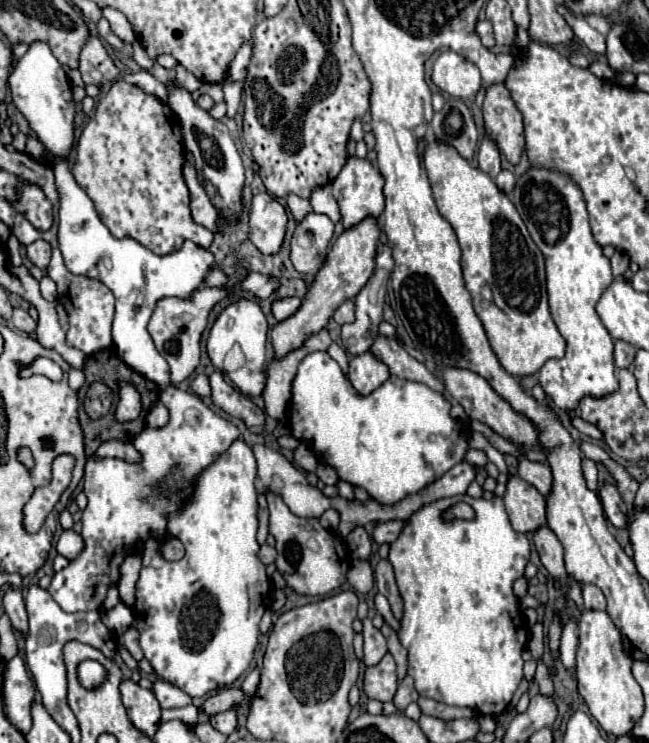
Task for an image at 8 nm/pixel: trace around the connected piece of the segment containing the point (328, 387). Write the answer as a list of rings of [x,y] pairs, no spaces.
[[[311,352],[301,360],[295,374],[287,420],[291,434],[297,440],[309,442],[317,460],[321,464],[333,466],[341,480],[365,488],[369,496],[379,504],[395,504],[407,494],[419,492],[463,460],[469,446],[469,432],[463,424],[455,422],[449,416],[449,410],[451,404],[443,394],[431,390],[421,382],[401,380],[393,376],[371,394],[361,396],[327,352]]]

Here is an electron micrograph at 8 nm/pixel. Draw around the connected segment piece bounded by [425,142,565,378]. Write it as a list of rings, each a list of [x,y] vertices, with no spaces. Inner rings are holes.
[[[427,144],[425,168],[437,208],[457,234],[463,282],[501,366],[511,376],[521,378],[535,374],[551,358],[563,358],[565,340],[547,304],[543,254],[531,240],[513,202],[485,172],[473,168],[455,148],[445,144]]]

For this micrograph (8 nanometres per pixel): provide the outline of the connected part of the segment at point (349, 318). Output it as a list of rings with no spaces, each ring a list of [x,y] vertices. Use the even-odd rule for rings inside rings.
[[[349,300],[349,302],[343,302],[339,308],[337,308],[337,312],[335,312],[335,322],[339,322],[339,324],[347,324],[347,322],[353,322],[355,320],[355,306],[353,306],[353,300]]]

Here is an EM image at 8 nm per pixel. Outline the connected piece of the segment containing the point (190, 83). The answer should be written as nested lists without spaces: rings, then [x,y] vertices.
[[[181,64],[175,66],[175,80],[177,80],[177,84],[179,84],[181,88],[185,88],[185,90],[189,90],[189,92],[195,92],[195,90],[201,86],[201,82],[199,82],[193,74],[189,74]]]

